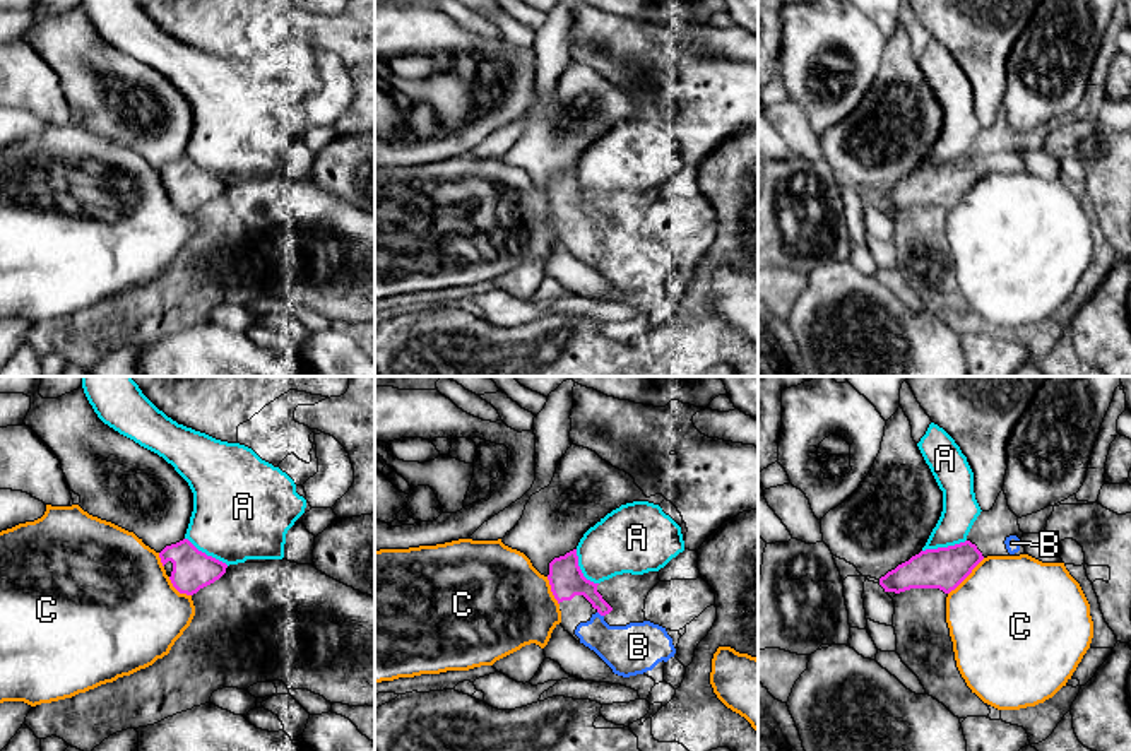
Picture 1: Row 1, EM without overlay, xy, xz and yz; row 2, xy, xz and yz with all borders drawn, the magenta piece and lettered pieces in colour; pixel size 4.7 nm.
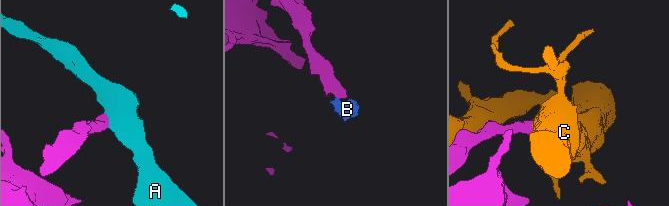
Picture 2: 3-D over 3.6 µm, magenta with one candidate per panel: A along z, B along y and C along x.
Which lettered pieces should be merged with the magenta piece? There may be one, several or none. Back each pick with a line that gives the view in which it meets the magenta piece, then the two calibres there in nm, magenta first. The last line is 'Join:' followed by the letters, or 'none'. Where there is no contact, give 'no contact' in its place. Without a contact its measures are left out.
B: contact in xz; calibres 160 and 240 nm
Join: B

